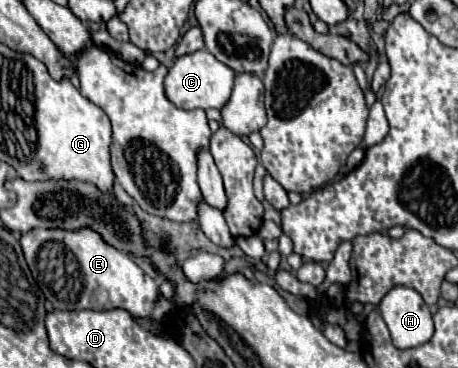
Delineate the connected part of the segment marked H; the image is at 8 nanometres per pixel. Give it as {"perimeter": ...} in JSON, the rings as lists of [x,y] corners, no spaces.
{"perimeter":[[[397,286],[379,304],[379,312],[391,332],[393,344],[401,350],[417,348],[433,336],[433,316],[421,294]]]}

